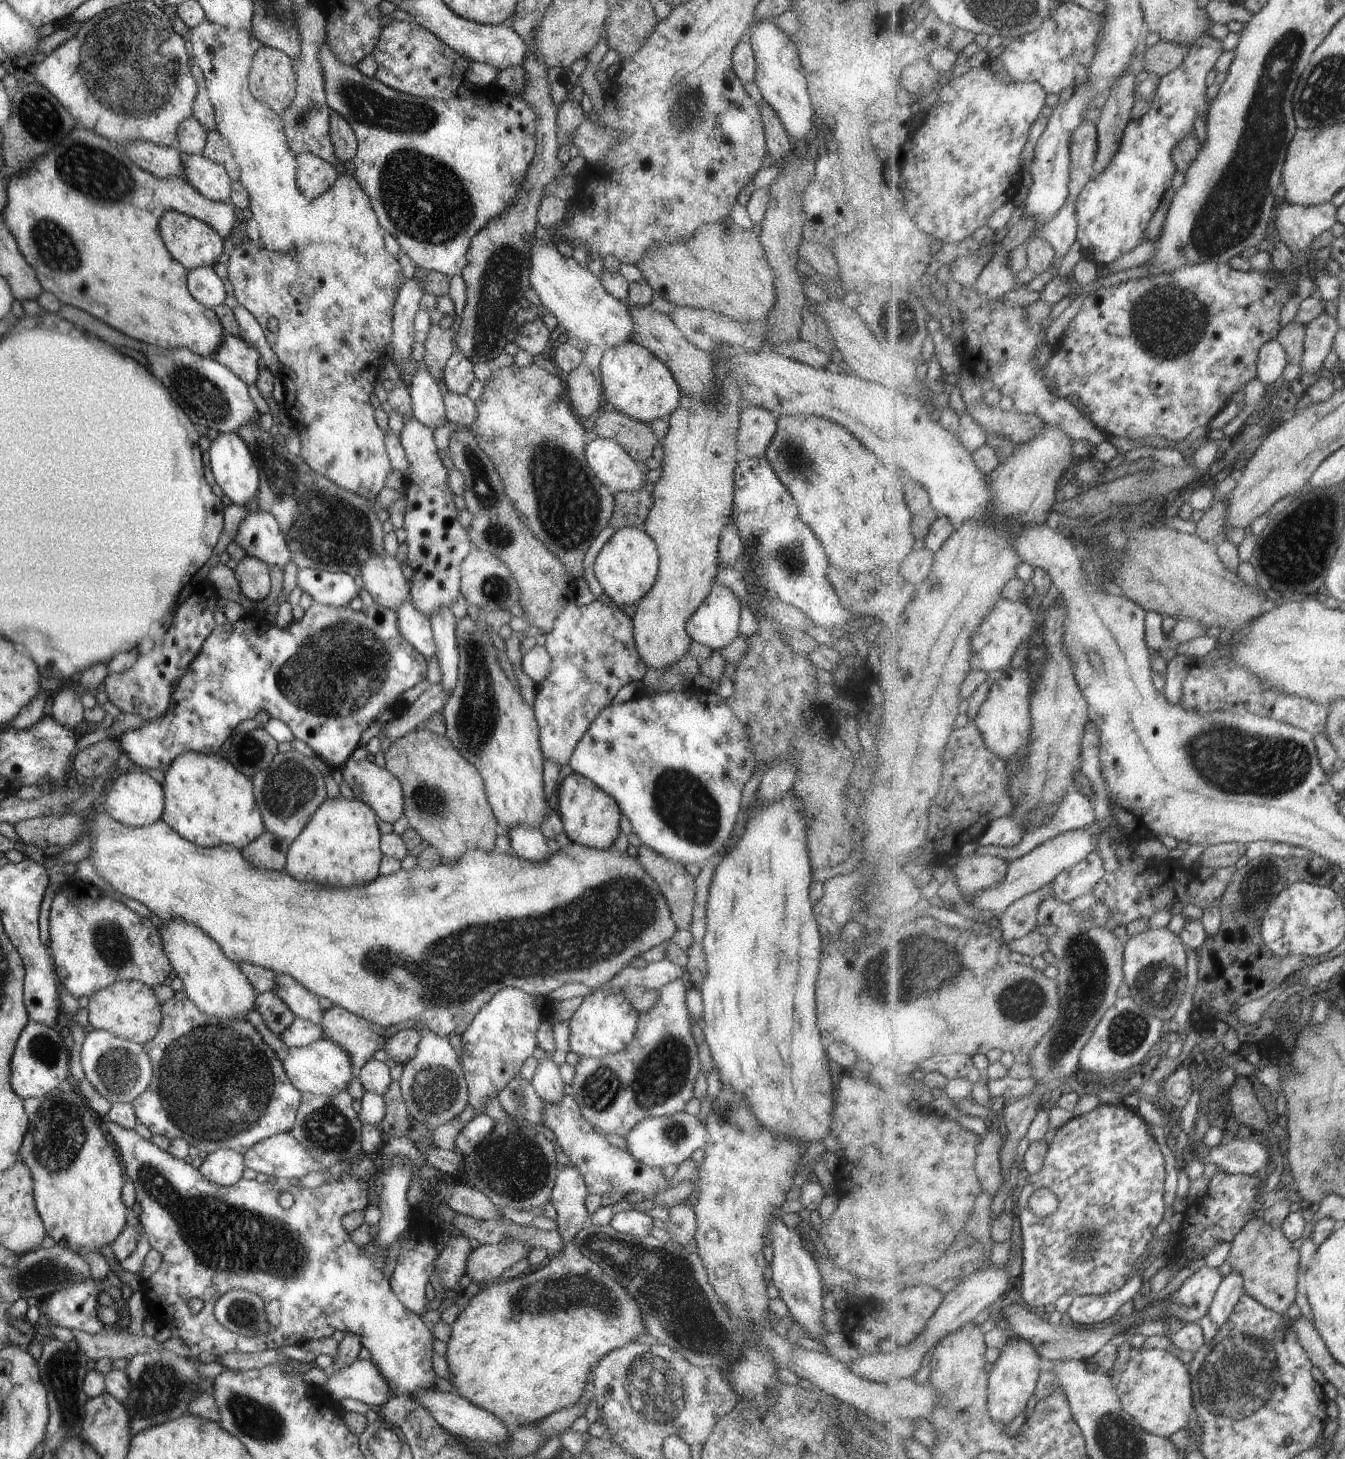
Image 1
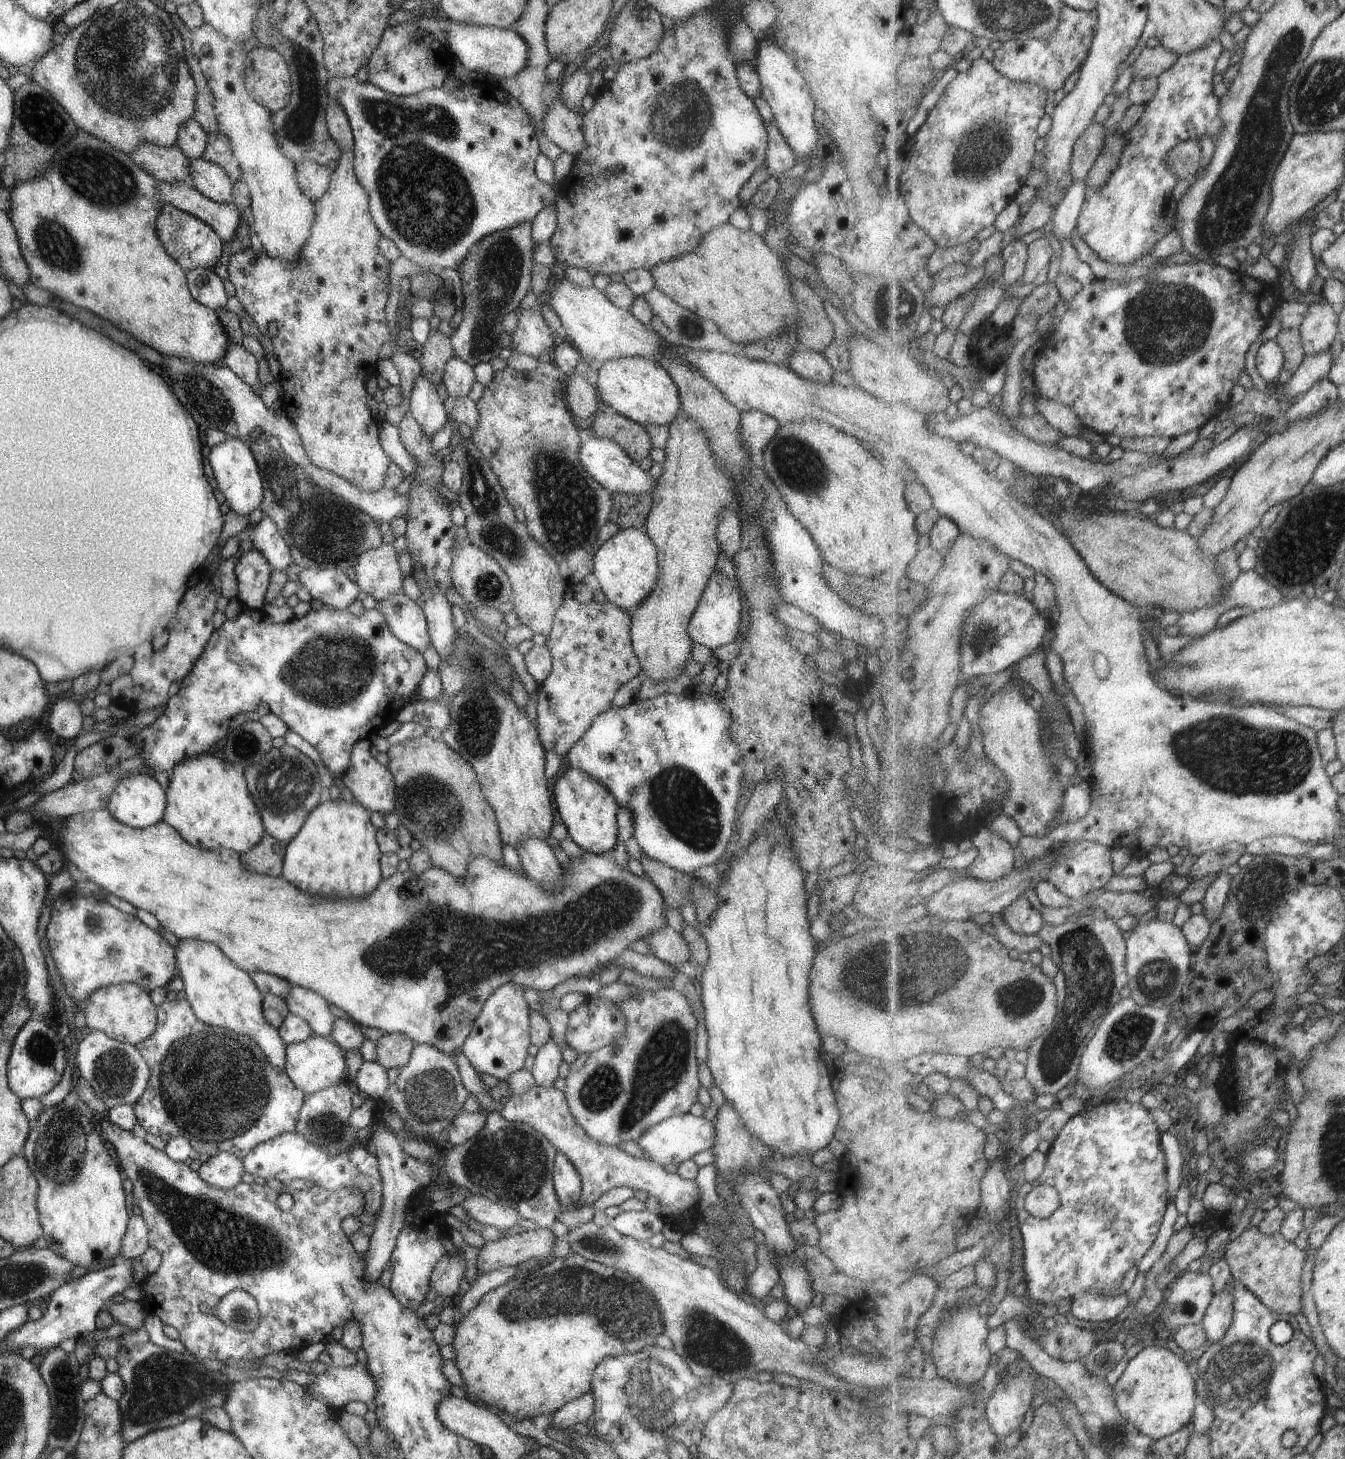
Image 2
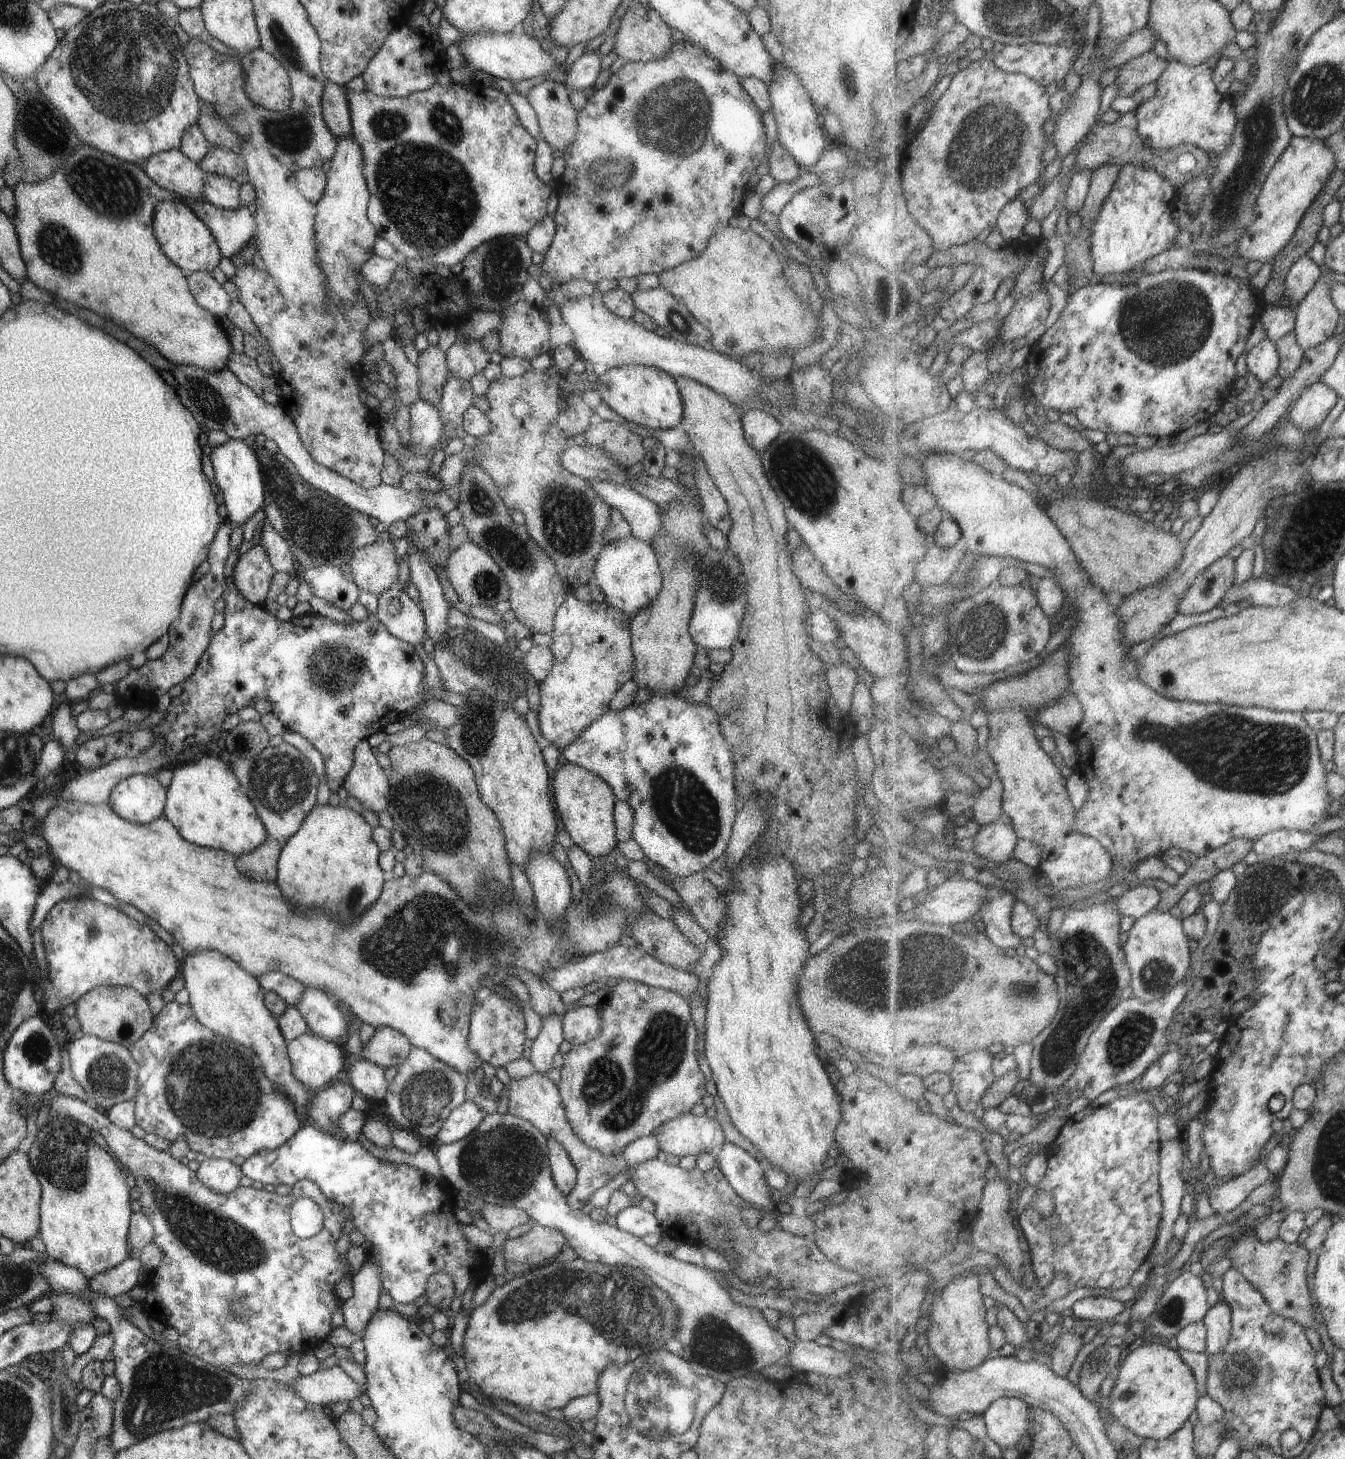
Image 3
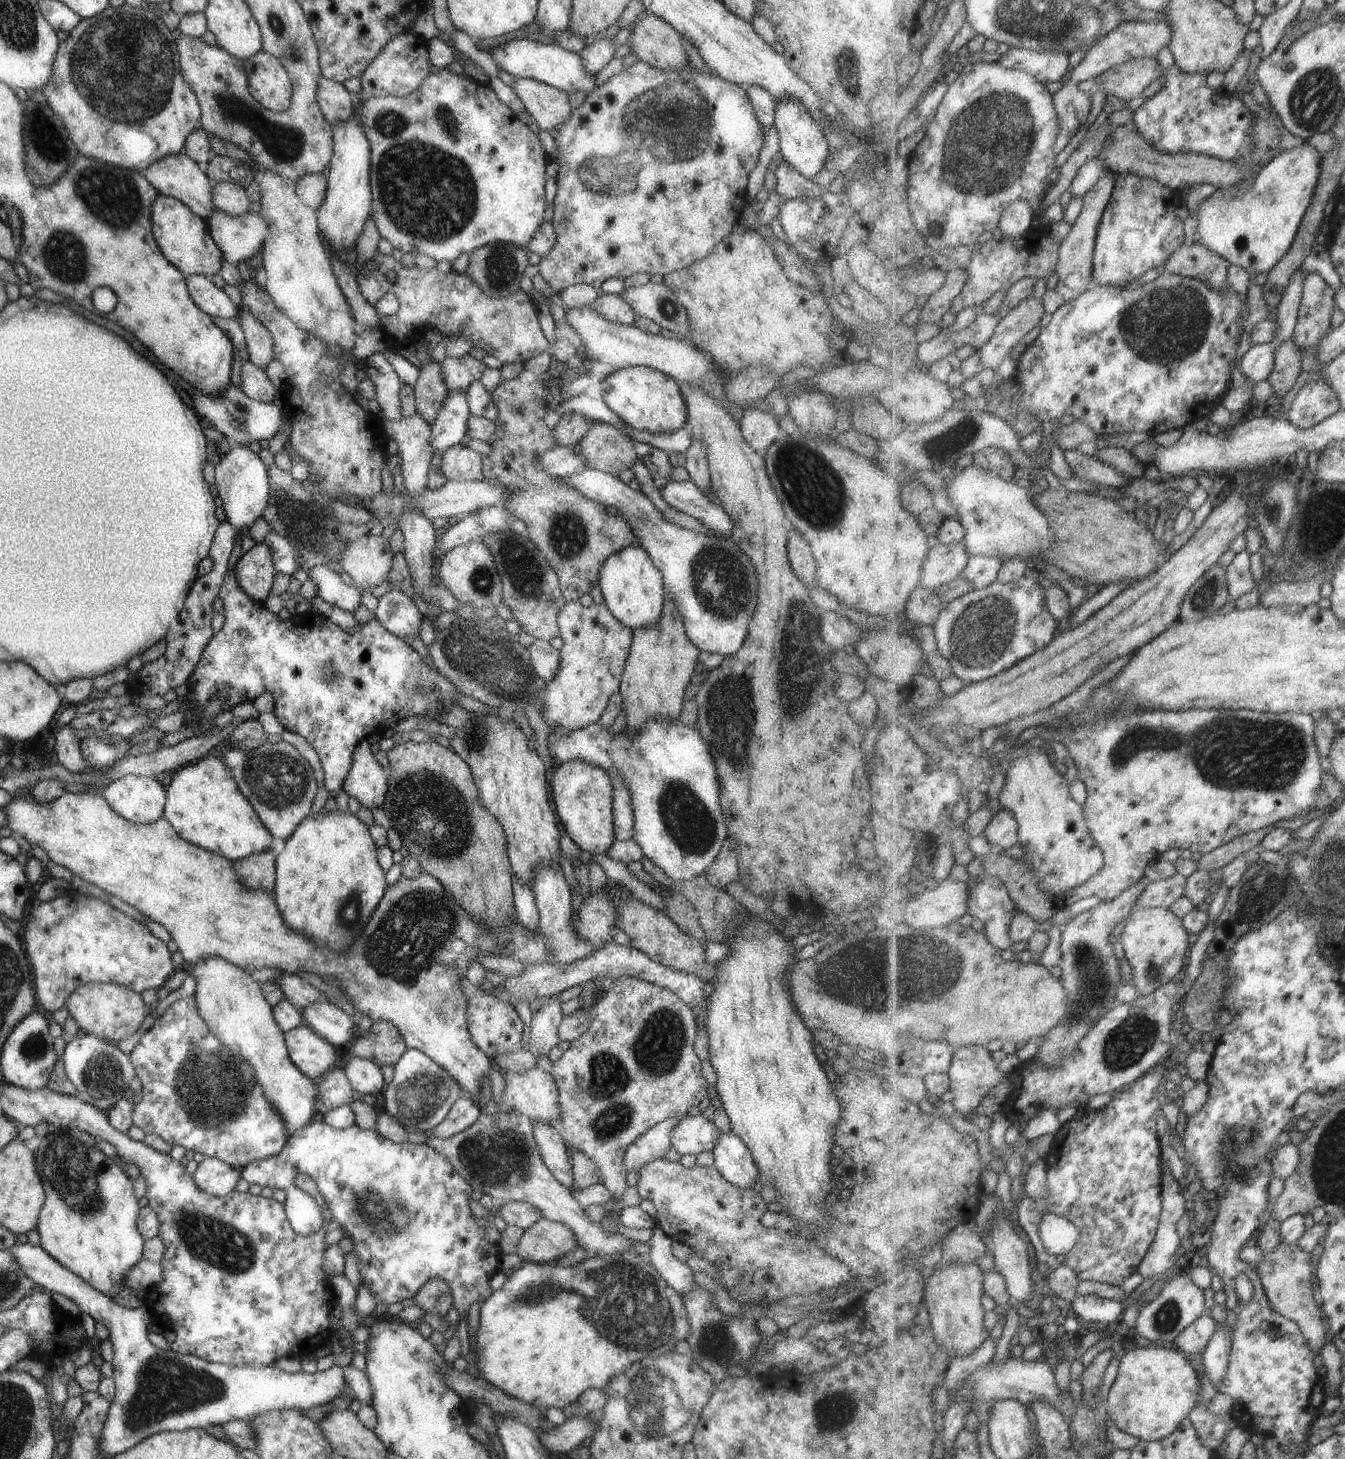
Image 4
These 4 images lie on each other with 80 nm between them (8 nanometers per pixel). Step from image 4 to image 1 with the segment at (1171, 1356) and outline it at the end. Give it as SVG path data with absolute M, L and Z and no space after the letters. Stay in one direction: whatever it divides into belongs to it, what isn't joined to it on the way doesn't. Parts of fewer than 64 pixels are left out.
M1149 1349L1133 1354L1121 1373L1120 1382L1117 1384L1117 1394L1123 1408L1129 1413L1148 1433L1160 1437L1171 1438L1179 1430L1187 1430L1194 1420L1193 1387L1188 1365L1167 1349Z

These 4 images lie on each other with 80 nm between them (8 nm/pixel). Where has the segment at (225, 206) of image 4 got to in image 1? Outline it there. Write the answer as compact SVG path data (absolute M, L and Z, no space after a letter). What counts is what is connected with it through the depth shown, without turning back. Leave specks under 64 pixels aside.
M182 153L182 174L201 196L220 203L228 202L231 180L227 171L217 163L201 155Z

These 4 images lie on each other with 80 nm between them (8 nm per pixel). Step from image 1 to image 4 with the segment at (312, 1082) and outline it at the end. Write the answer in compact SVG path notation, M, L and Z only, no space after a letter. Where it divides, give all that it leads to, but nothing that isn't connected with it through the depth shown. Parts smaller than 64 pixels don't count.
M304 1023L284 1033L284 1043L290 1061L311 1080L317 1081L323 1073L340 1065L338 1048Z

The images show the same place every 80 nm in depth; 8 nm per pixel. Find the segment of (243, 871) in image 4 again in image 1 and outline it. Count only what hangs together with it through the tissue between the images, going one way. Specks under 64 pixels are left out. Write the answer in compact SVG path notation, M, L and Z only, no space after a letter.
M264 830L241 848L240 853L249 864L255 864L257 868L279 870L279 868L284 868L289 844L290 841L287 839Z

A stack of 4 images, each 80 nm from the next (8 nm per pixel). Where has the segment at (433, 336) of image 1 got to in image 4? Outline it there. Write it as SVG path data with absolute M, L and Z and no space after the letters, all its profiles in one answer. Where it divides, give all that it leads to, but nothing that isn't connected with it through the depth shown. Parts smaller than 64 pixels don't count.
M429 360L418 369L414 382L414 403L417 411L430 424L441 408L448 388L440 375L440 363Z

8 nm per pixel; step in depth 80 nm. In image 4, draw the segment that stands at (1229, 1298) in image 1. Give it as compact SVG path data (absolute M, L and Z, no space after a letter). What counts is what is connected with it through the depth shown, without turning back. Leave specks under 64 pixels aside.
M1223 1321L1211 1337L1205 1352L1202 1354L1203 1368L1210 1382L1216 1388L1224 1381L1230 1363L1232 1351L1232 1330Z

